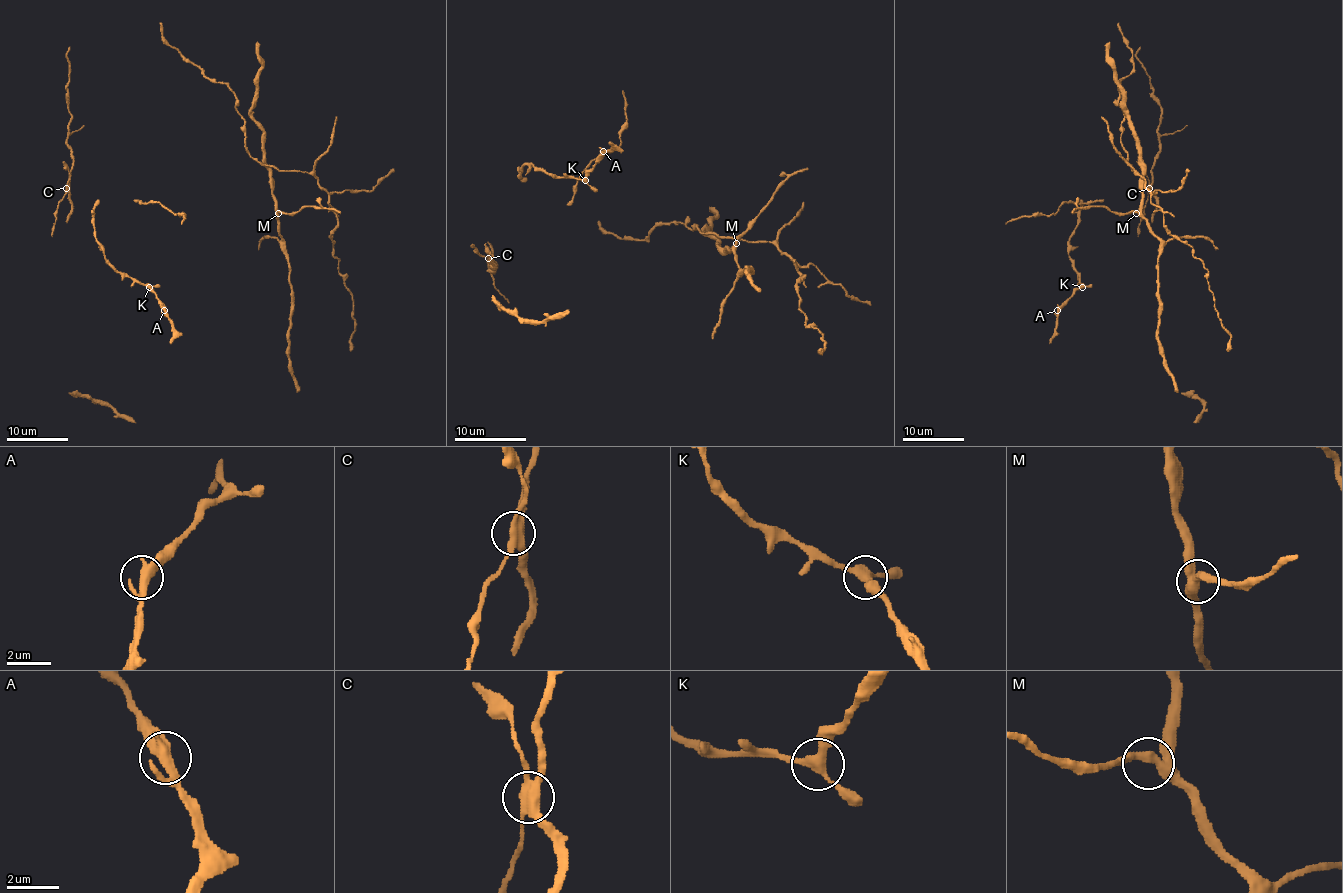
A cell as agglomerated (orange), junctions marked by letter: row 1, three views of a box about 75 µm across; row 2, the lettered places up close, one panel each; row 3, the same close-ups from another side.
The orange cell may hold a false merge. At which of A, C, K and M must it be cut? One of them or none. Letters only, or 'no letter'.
C

